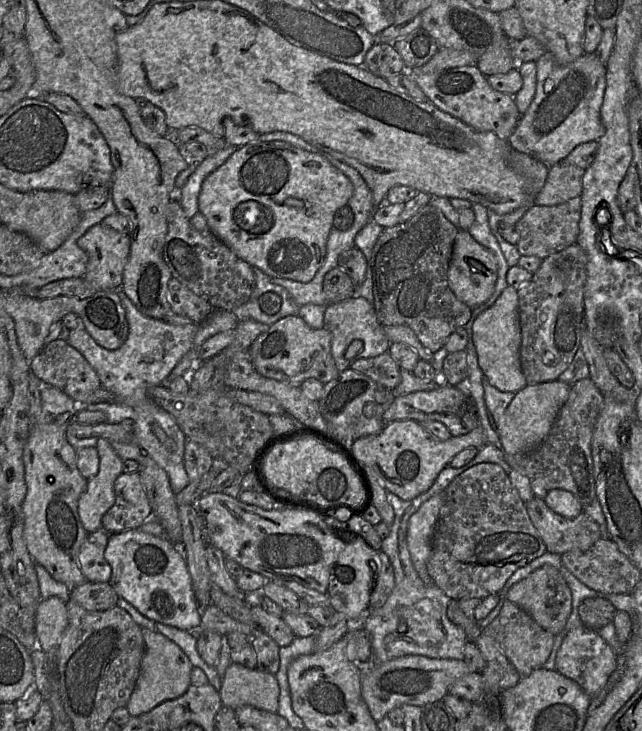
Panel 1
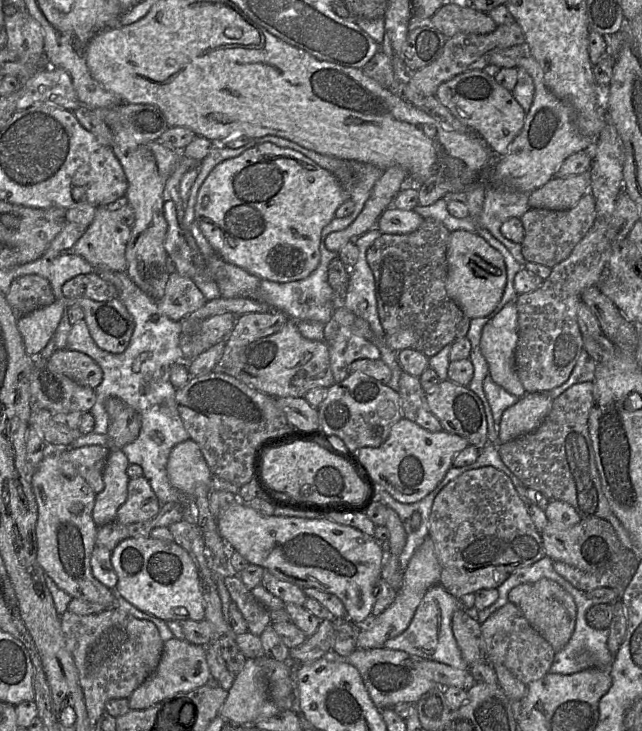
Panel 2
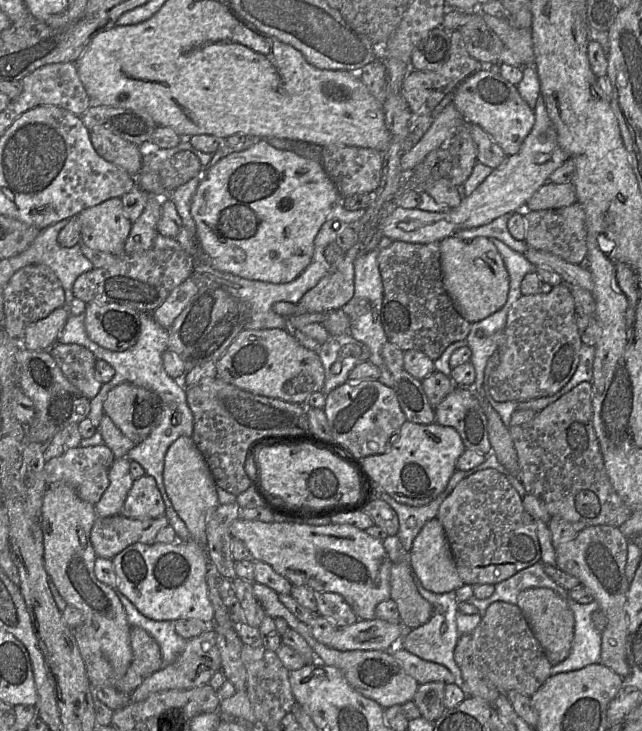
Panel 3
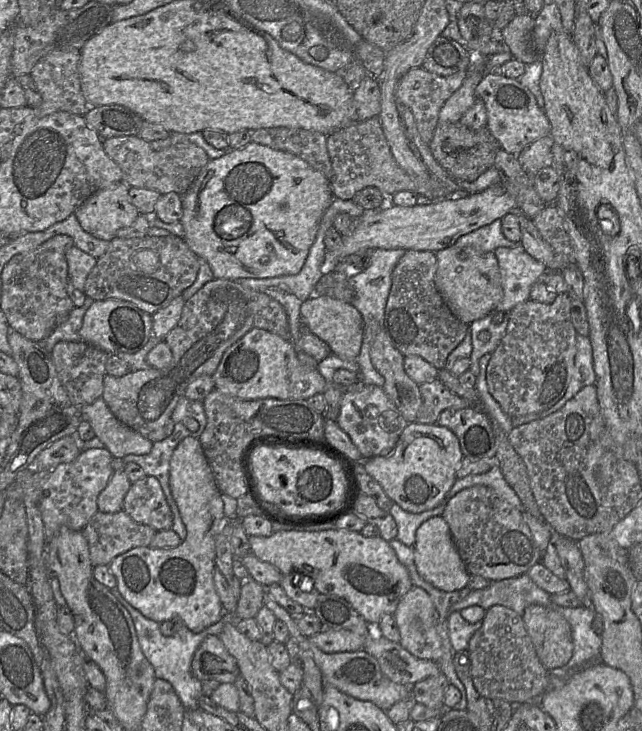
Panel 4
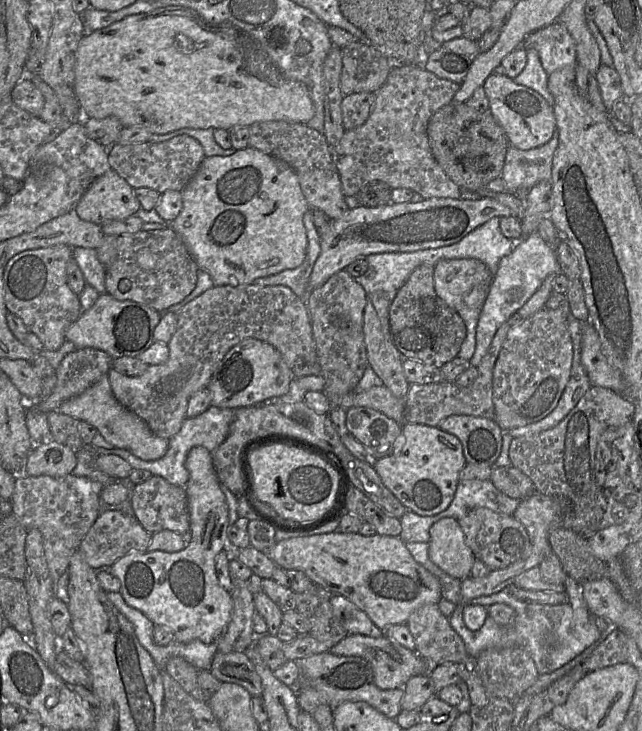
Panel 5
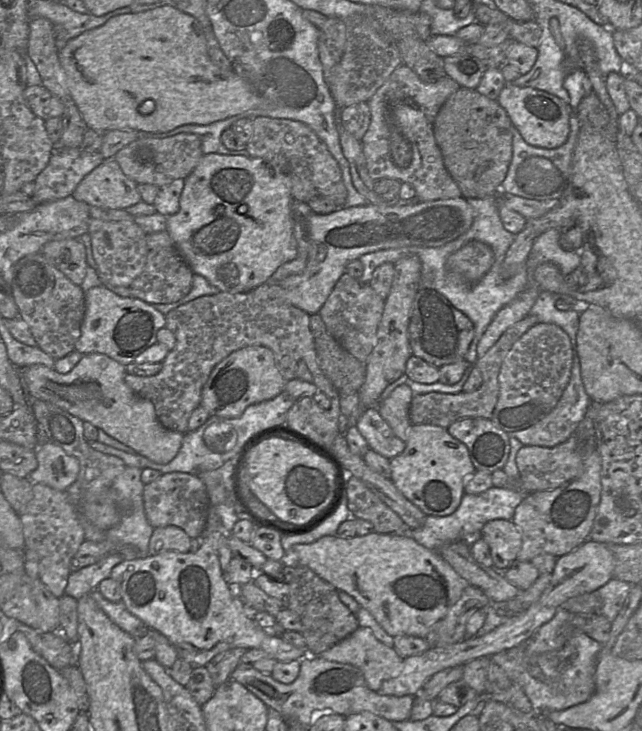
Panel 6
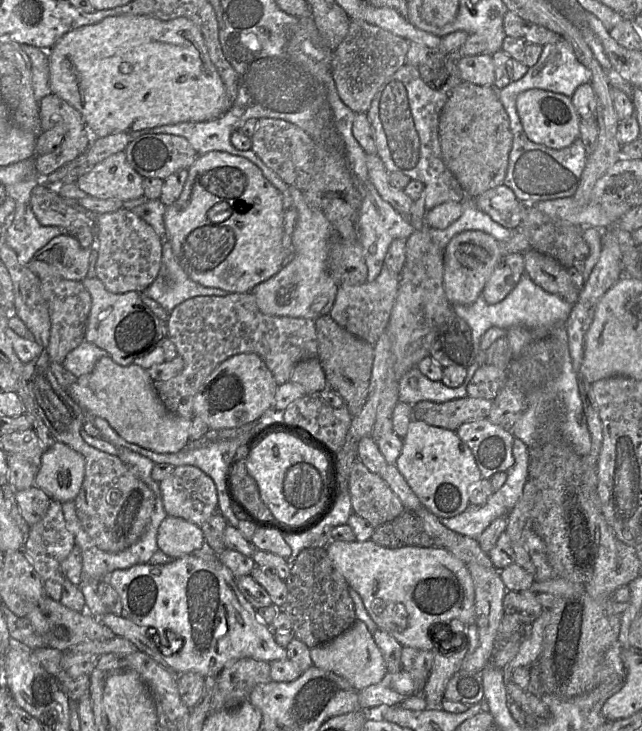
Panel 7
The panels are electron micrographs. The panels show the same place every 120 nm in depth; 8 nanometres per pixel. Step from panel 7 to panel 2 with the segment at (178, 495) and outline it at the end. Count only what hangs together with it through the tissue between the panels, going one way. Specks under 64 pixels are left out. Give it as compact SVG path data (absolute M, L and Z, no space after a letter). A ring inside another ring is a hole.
M144 476L132 478L128 482L127 499L118 509L115 520L121 524L148 521L158 514L161 506Z

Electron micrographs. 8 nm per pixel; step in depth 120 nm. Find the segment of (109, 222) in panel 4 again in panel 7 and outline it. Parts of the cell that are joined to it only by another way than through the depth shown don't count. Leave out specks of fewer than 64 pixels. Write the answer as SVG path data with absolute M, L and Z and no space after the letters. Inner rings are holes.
M121 151L91 167L77 179L76 184L87 196L103 200L116 199L123 203L143 196L143 181L144 177L134 170L128 163L125 152Z

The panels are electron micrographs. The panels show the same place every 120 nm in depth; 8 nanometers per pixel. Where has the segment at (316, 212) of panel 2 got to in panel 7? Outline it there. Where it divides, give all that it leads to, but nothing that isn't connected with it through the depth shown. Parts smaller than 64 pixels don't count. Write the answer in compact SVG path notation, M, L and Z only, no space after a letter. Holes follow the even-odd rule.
M211 151L199 155L188 168L188 178L183 191L177 201L166 206L164 213L165 242L169 243L180 266L187 276L194 282L205 287L219 288L228 293L250 292L256 285L268 280L283 267L283 261L292 255L292 246L286 249L283 246L284 236L284 206L282 194L267 180L261 169L248 159L222 151Z

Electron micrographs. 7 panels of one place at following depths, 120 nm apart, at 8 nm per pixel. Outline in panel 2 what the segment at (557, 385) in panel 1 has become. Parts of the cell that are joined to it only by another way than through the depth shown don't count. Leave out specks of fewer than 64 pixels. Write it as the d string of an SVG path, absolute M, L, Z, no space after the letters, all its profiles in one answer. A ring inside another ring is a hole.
M542 392L526 393L502 414L499 443L506 443L537 429L552 408L553 399Z

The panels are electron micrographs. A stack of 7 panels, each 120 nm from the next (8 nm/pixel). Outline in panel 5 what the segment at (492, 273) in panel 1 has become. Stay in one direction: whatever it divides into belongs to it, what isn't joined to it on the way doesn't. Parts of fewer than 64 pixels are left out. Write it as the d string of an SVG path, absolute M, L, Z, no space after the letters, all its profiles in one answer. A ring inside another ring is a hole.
M477 259L441 260L434 266L437 295L453 310L459 311L476 285L490 286L493 274Z

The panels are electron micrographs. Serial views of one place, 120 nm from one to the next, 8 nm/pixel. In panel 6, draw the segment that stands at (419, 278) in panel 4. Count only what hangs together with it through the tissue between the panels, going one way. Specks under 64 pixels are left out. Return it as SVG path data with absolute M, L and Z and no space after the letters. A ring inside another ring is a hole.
M419 288L412 304L408 335L412 355L440 368L465 359L474 337L474 325L438 290Z

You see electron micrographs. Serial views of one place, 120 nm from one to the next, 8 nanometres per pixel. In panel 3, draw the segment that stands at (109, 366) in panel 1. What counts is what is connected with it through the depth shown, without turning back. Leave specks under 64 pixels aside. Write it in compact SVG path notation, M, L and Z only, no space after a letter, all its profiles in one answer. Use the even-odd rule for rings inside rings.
M85 313L78 316L71 316L67 320L63 331L58 337L58 342L62 344L78 344L89 349L97 359L109 363L115 370L113 378L103 384L98 394L90 400L91 409L88 418L92 424L98 428L104 415L103 402L107 393L115 386L130 382L137 386L147 388L153 391L160 399L161 413L158 417L158 424L151 433L141 443L129 450L126 455L128 460L138 462L145 470L145 474L152 476L157 484L165 504L165 516L169 525L174 529L179 541L188 540L189 531L185 523L181 520L175 511L163 482L163 470L165 455L169 446L180 436L191 437L193 434L193 413L186 400L185 387L181 385L181 379L171 378L165 371L162 362L162 354L169 346L169 329L161 327L150 313L140 314L141 330L136 344L125 351L111 351L99 346L92 341L85 329Z

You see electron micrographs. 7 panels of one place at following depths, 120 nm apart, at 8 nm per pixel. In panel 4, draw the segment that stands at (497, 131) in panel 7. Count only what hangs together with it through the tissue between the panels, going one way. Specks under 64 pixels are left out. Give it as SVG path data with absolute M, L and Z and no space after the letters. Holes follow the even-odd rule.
M446 122L437 124L429 149L438 164L452 176L473 182L487 169L493 167L500 145L486 127L473 130L460 122Z

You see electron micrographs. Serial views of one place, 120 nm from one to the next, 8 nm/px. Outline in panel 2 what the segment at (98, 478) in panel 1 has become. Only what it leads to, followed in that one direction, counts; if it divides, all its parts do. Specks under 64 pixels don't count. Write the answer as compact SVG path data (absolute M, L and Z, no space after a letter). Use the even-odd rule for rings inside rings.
M110 449L111 450L103 470L104 489L100 493L96 494L92 510L92 517L97 527L101 527L115 521L118 509L127 499L128 482L130 480L127 474L127 468L130 463L122 449Z

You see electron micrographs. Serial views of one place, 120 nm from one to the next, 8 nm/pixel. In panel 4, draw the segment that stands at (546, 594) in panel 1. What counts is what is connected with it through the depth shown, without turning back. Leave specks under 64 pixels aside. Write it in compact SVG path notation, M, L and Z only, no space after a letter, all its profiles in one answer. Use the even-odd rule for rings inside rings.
M541 605L526 607L522 618L541 664L548 671L565 666L573 653L572 631L567 620Z

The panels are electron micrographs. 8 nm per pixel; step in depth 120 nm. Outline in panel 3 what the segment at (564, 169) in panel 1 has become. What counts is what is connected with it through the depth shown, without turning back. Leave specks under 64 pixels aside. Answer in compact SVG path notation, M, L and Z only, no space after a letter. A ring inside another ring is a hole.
M547 181L528 199L524 210L559 209L570 206L576 201L575 187L571 182L555 184Z

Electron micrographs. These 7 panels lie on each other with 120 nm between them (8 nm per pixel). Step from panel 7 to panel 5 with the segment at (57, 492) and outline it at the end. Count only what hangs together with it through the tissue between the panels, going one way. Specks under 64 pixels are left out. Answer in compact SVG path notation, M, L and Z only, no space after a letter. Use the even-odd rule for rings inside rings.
M54 440L46 441L34 445L24 466L24 474L62 477L72 473L76 464L76 453L71 448Z

